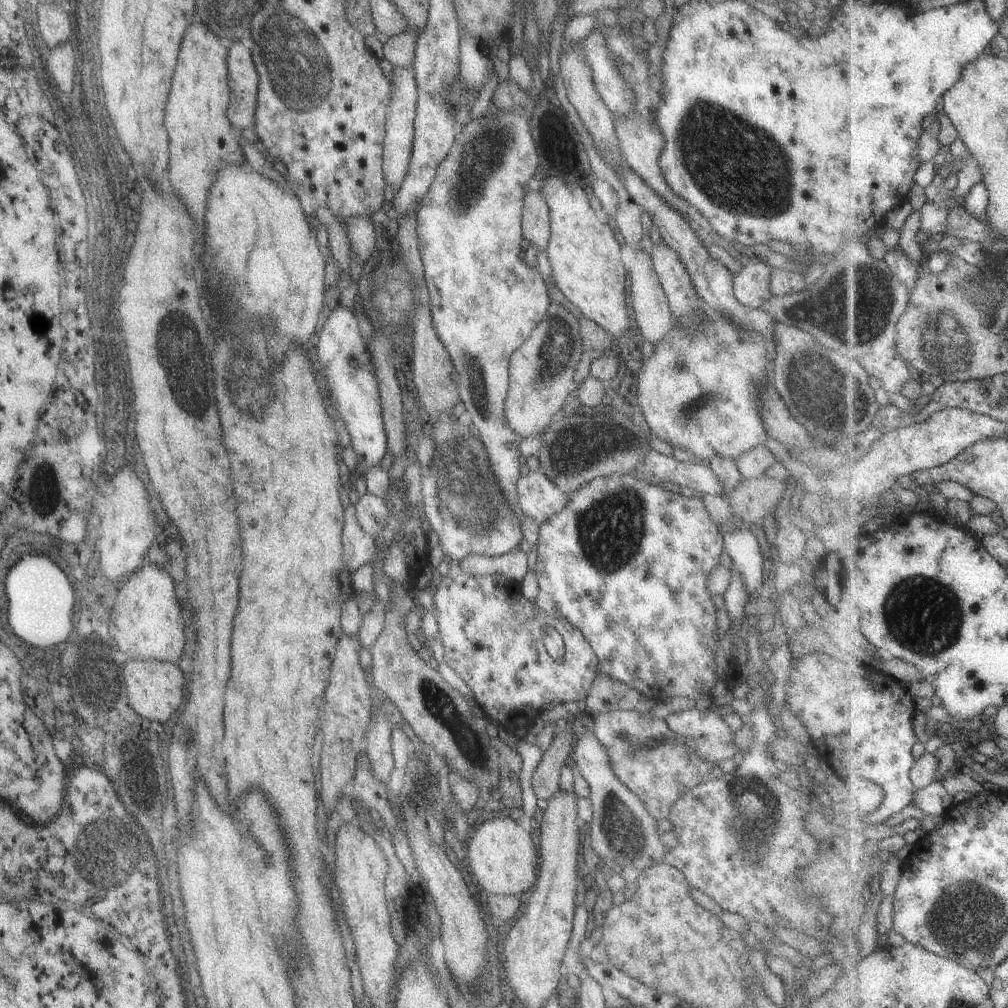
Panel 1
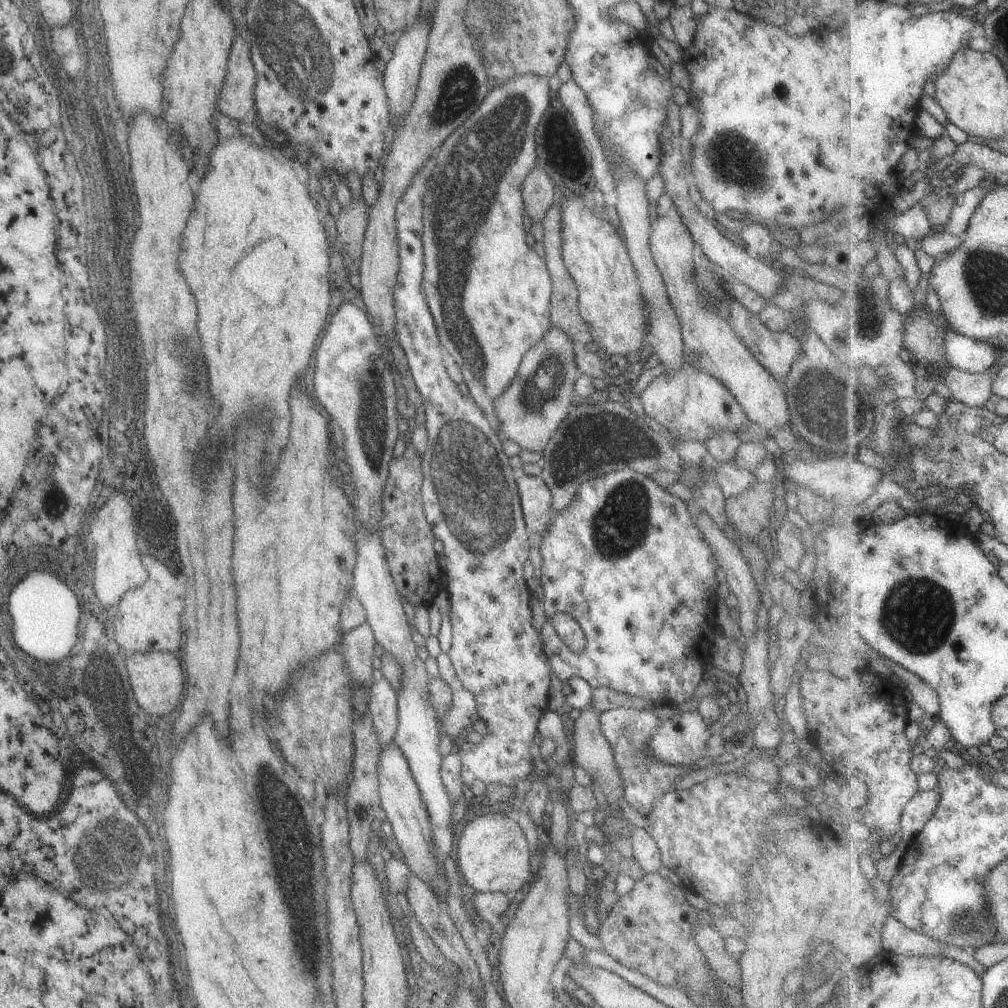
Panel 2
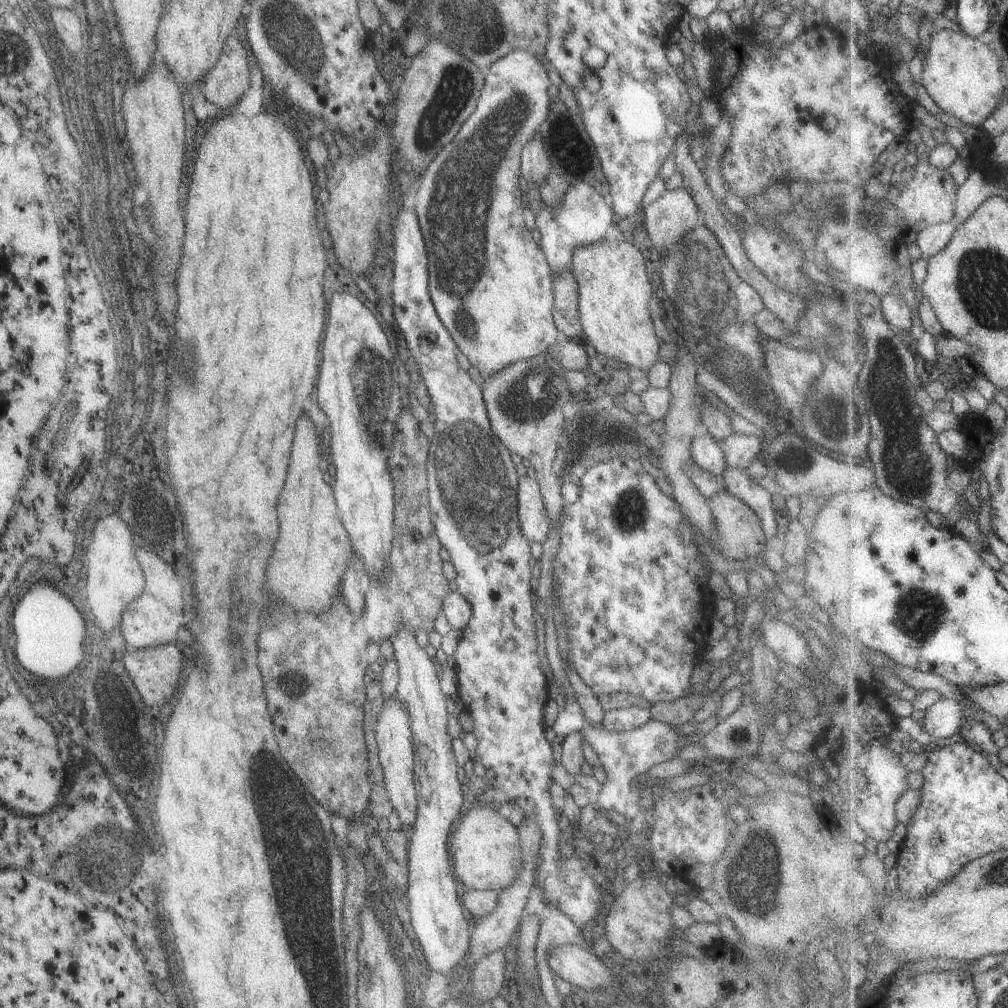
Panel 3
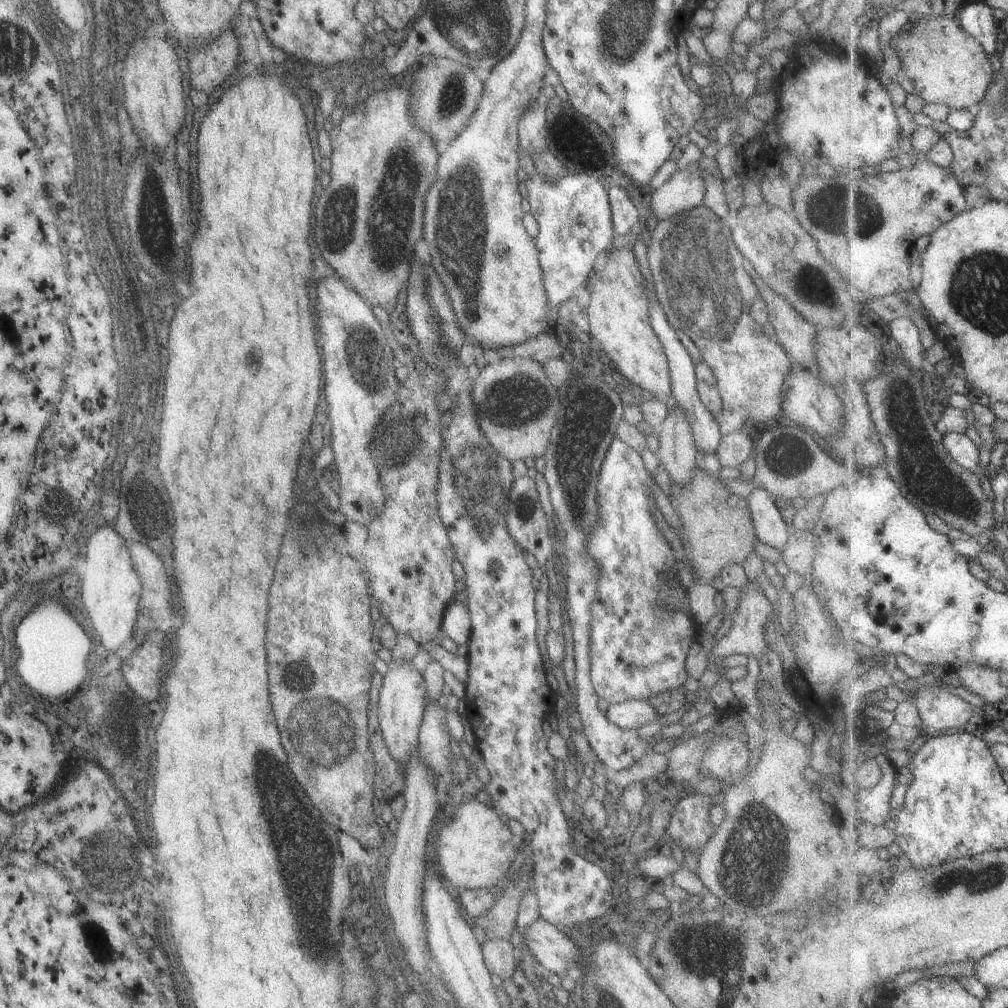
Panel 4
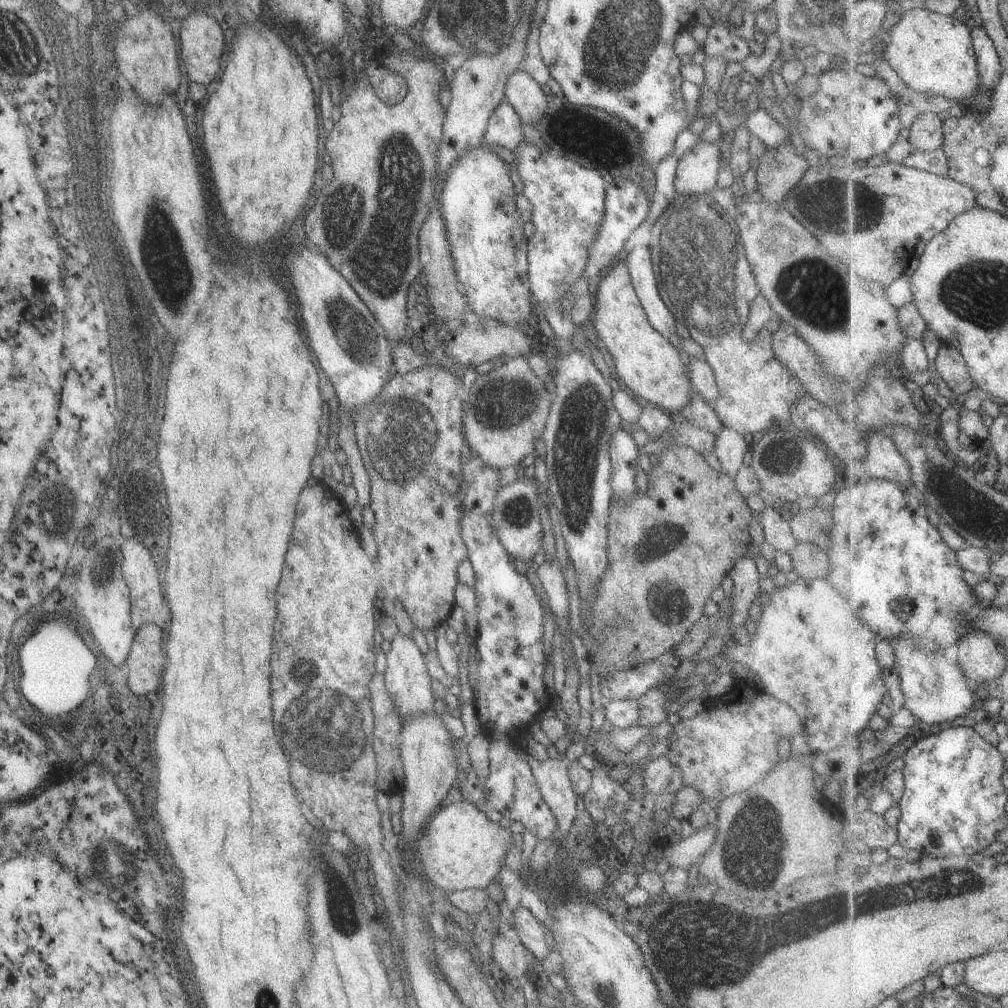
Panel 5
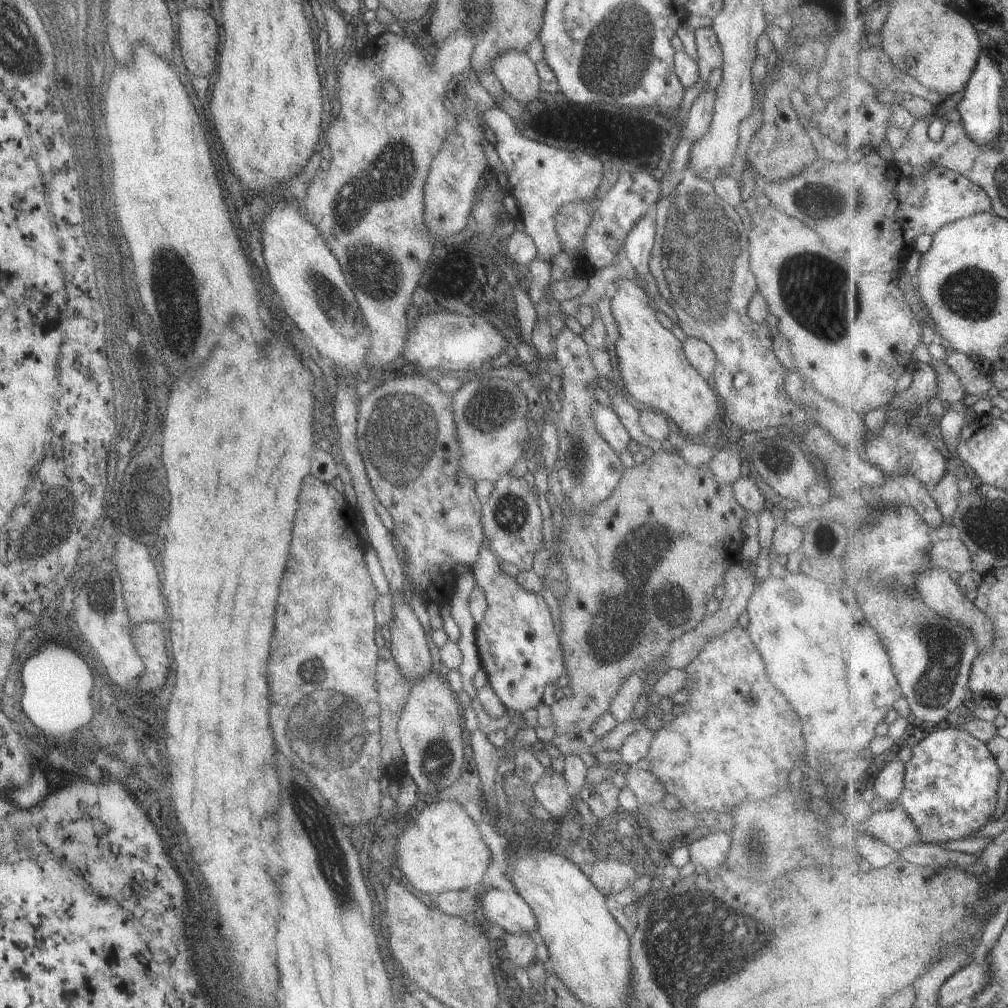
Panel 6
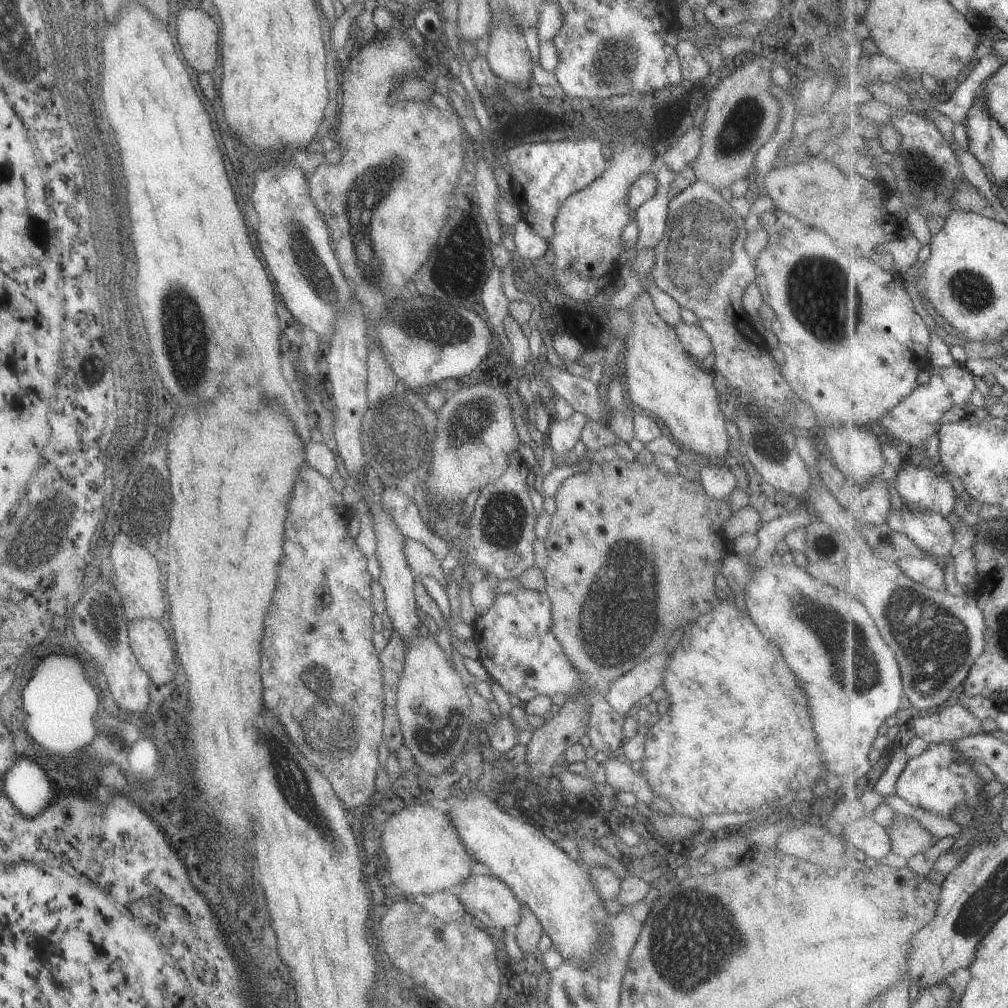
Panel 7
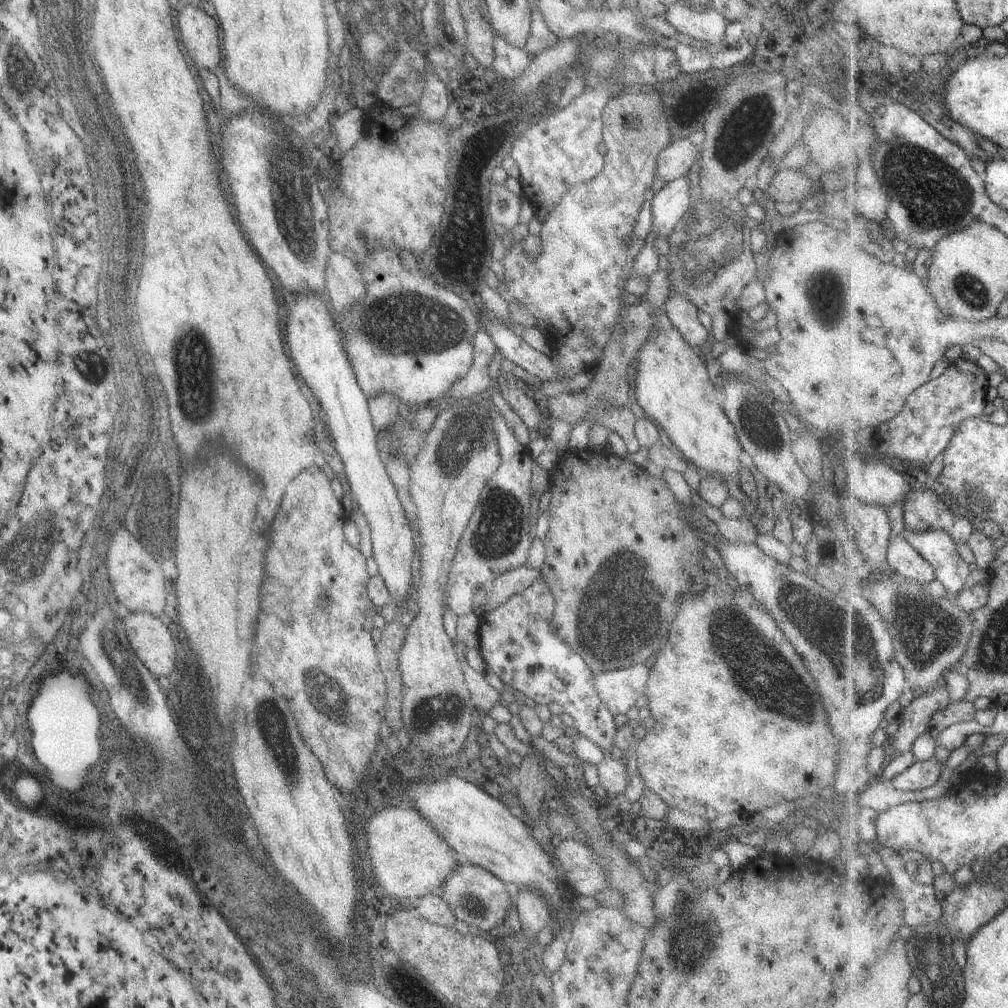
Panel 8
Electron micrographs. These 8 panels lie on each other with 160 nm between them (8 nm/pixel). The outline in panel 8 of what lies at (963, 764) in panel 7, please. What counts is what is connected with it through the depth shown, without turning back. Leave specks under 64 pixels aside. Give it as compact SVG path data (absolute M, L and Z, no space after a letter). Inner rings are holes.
M937 757L926 761L918 760L913 766L905 770L905 772L896 776L891 781L891 784L898 791L919 791L937 784L939 778L941 778L941 772L943 772L943 764Z

